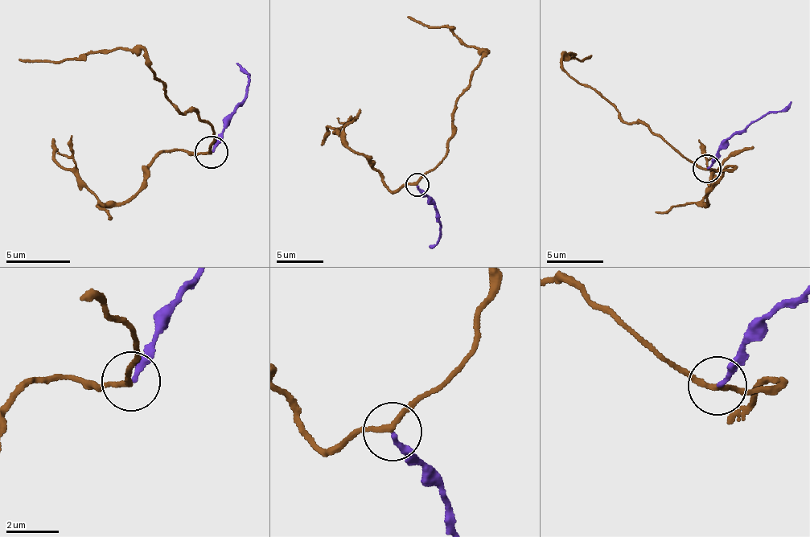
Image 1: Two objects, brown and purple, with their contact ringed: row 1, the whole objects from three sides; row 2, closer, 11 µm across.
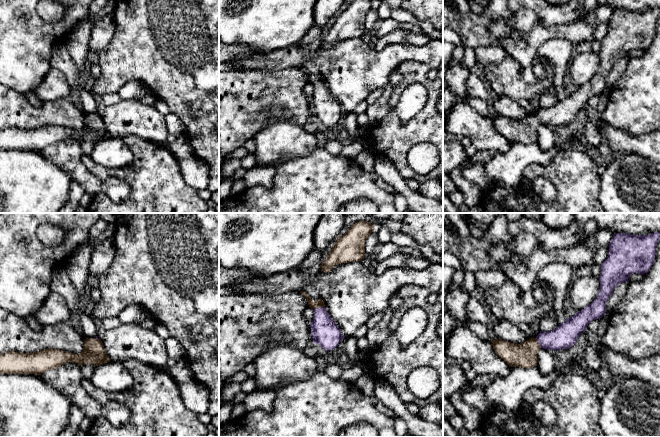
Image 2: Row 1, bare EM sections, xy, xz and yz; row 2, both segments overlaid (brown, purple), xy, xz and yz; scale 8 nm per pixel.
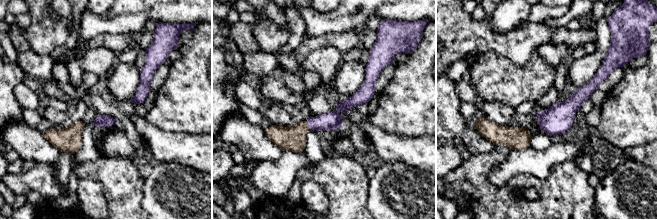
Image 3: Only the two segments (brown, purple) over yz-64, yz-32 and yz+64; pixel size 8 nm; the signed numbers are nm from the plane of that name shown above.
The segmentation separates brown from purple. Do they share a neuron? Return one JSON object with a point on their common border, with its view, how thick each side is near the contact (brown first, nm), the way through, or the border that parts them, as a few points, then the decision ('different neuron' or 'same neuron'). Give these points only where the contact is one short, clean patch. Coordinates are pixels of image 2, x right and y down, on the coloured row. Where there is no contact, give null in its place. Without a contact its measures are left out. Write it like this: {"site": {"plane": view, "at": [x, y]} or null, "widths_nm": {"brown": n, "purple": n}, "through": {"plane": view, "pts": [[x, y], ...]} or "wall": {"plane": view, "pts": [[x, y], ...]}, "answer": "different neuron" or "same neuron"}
{"site": {"plane": "xz", "at": [319, 307]}, "widths_nm": {"brown": 70, "purple": 220}, "through": {"plane": "xz", "pts": [[312, 303], [319, 307], [322, 326], [325, 332]]}, "answer": "same neuron"}

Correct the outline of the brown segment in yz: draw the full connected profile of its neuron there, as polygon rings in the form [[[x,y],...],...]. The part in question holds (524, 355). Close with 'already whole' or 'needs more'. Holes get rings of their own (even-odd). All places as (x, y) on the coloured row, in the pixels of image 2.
[[[660,232],[648,235],[614,234],[609,243],[607,259],[601,265],[600,290],[594,301],[581,311],[576,312],[574,316],[567,318],[556,329],[548,332],[540,331],[536,338],[531,337],[520,344],[500,339],[491,341],[495,353],[511,367],[528,369],[537,366],[537,353],[541,348],[556,351],[572,347],[591,321],[600,319],[606,314],[606,302],[618,284],[629,282],[628,278],[631,274],[645,274],[650,270],[655,261],[656,247],[659,241]]]; needs more

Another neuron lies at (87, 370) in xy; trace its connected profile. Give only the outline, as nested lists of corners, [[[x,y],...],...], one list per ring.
[[[83,364],[81,366],[81,373],[83,378],[89,379],[91,375],[93,374],[96,367],[97,365],[94,365],[94,364]]]

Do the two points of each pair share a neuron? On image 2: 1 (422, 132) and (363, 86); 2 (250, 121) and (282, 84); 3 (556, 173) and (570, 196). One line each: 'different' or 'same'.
1: different
2: same
3: same

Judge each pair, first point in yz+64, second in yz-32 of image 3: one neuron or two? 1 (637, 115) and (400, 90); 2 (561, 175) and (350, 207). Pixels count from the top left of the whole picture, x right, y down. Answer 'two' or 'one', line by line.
1: one
2: one

